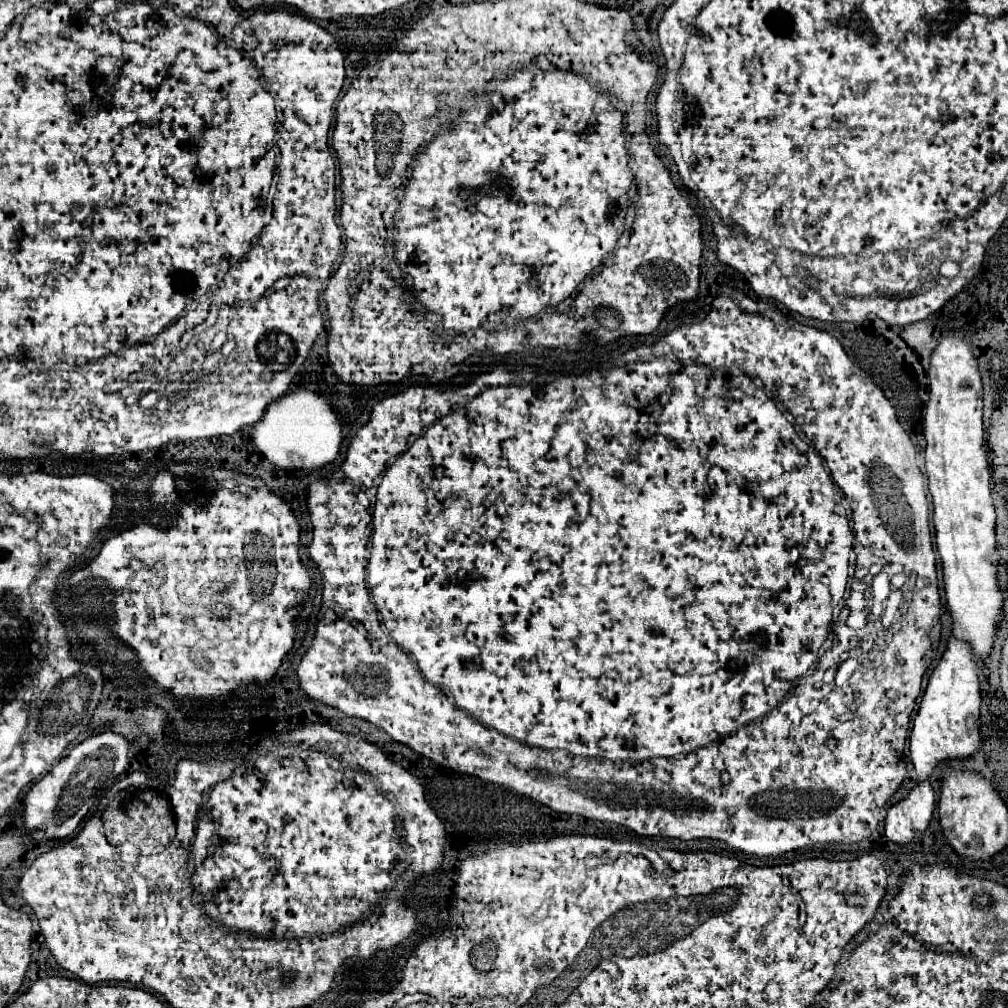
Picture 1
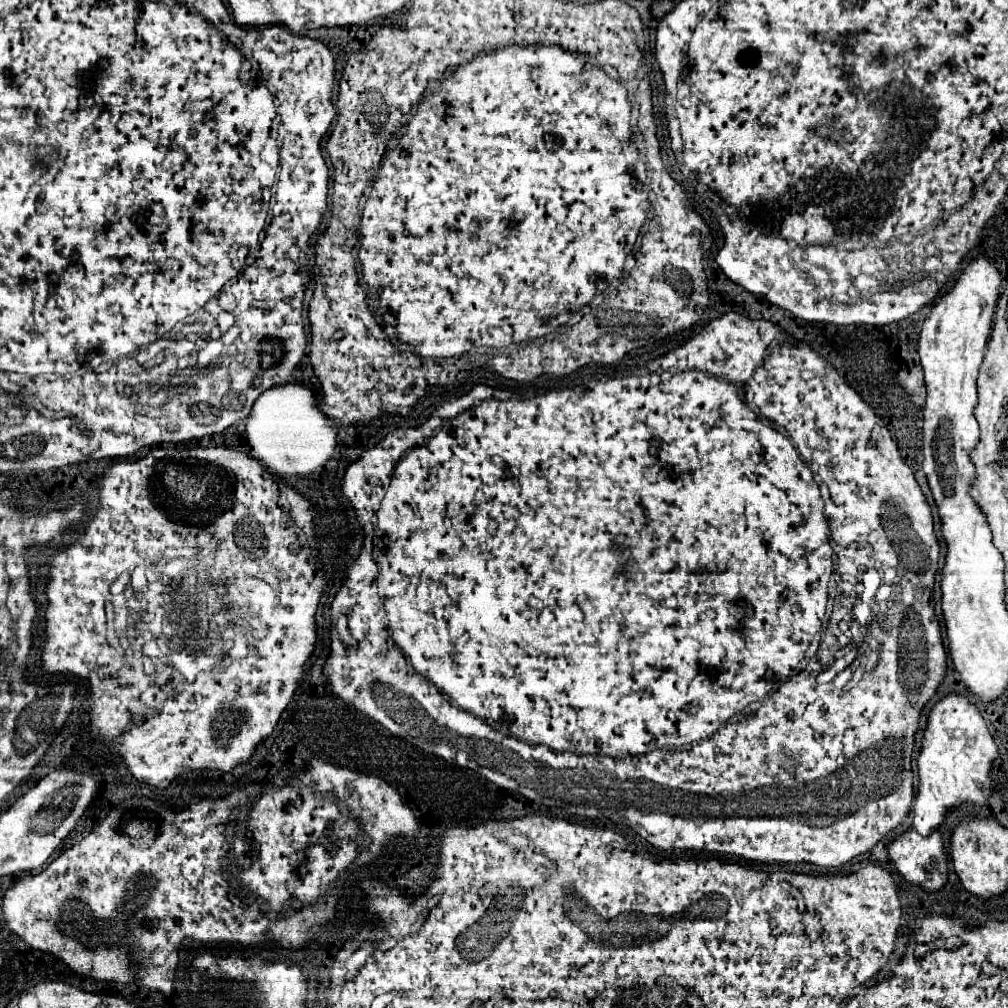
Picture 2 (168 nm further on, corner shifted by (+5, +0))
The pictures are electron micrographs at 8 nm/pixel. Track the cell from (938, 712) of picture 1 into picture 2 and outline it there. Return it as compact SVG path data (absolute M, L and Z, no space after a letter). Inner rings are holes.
M952 692L940 700L930 712L922 752L918 754L920 790L912 810L912 824L916 832L920 836L930 836L940 830L950 810L964 804L986 806L986 800L992 794L990 772L996 758L998 746L970 698Z

